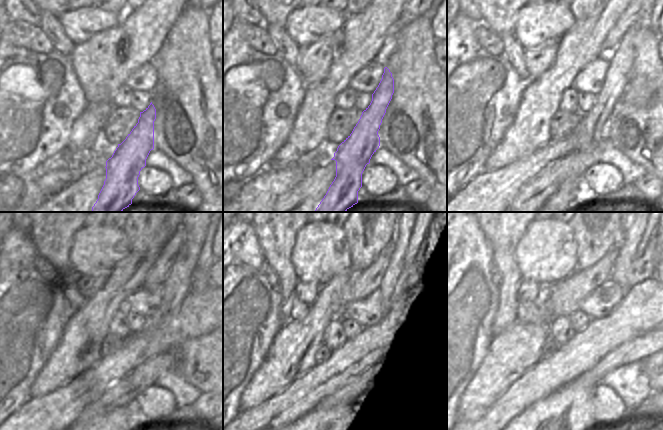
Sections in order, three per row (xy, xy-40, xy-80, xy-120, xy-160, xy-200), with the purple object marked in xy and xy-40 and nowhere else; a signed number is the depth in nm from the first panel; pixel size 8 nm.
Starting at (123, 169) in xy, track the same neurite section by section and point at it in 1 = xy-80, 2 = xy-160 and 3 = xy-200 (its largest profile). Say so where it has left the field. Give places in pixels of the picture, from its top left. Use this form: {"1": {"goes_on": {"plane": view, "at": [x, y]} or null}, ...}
{"1": {"goes_on": {"plane": "xy-80", "at": [587, 133]}}, "2": {"goes_on": {"plane": "xy-160", "at": [412, 232]}}, "3": {"goes_on": {"plane": "xy-200", "at": [634, 240]}}}

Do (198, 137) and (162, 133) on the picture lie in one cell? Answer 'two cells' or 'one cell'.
one cell

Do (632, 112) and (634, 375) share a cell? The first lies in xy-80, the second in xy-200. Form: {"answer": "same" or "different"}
{"answer": "different"}

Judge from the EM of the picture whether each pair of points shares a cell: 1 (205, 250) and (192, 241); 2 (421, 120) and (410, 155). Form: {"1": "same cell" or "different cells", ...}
{"1": "different cells", "2": "same cell"}

